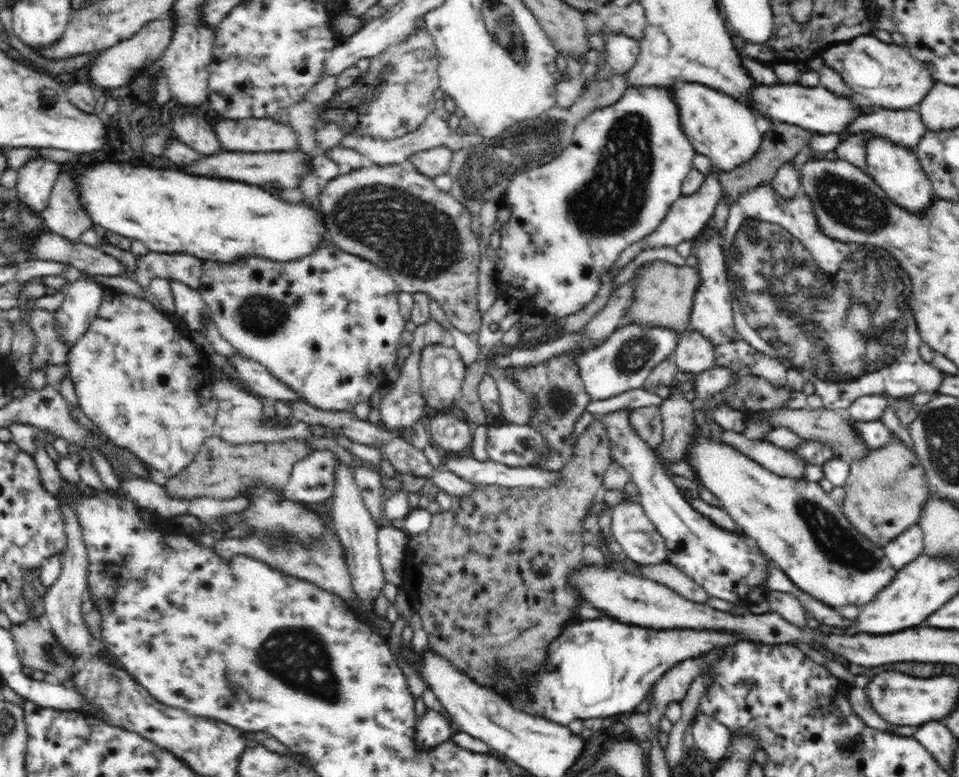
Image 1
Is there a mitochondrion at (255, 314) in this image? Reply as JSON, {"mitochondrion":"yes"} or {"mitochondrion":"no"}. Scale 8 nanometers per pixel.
{"mitochondrion":"yes"}

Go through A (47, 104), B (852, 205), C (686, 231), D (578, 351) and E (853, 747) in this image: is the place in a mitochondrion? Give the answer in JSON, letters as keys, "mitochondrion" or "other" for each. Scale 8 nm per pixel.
{"A":"other","B":"mitochondrion","C":"other","D":"other","E":"mitochondrion"}

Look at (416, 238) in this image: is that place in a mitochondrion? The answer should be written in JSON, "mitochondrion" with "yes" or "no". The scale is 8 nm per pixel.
{"mitochondrion":"yes"}

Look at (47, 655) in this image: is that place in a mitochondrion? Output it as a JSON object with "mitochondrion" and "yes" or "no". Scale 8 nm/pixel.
{"mitochondrion":"yes"}

